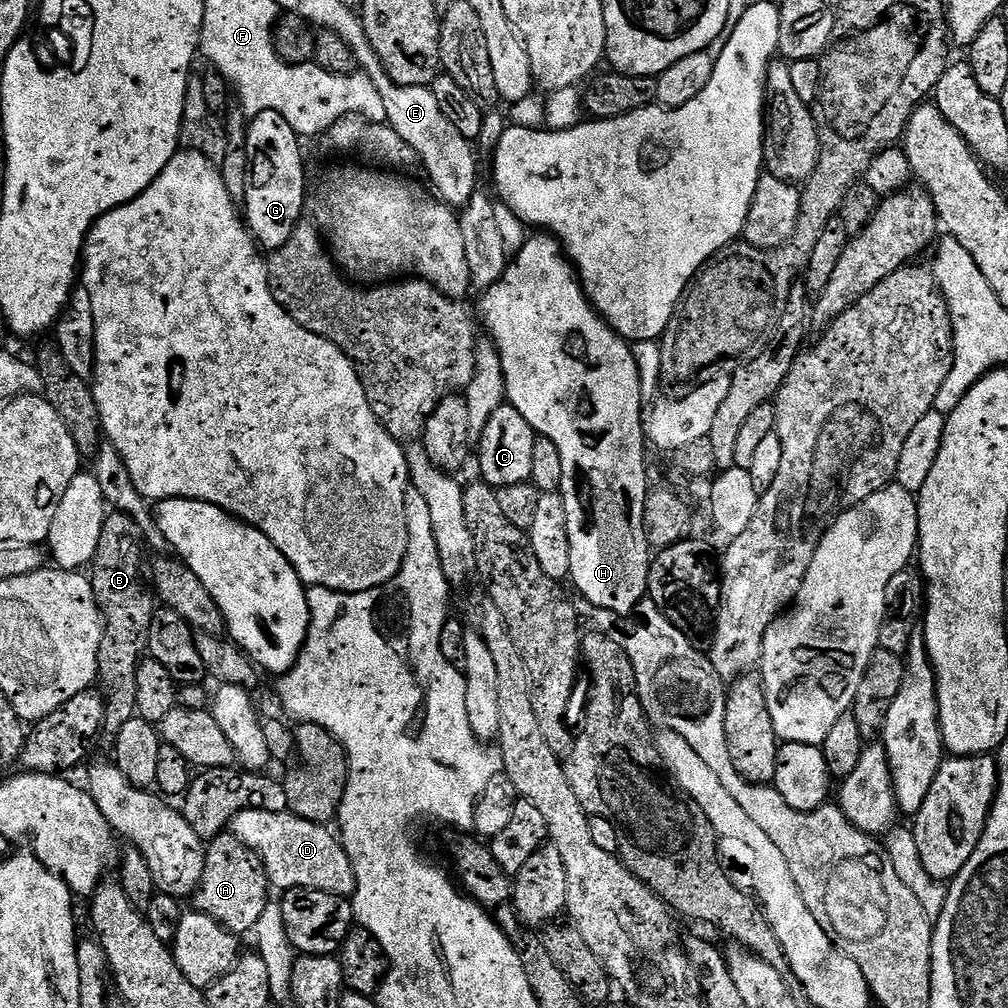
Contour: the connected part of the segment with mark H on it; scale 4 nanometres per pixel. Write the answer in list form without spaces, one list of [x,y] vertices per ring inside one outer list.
[[[551,234],[532,235],[525,239],[524,245],[509,259],[508,267],[502,274],[501,280],[483,293],[484,301],[480,304],[480,312],[484,315],[485,326],[488,327],[487,335],[500,355],[508,391],[507,403],[516,407],[518,414],[522,414],[522,418],[530,422],[537,436],[552,439],[558,448],[559,457],[562,458],[562,482],[559,494],[566,506],[566,530],[570,534],[570,584],[573,584],[594,607],[628,618],[635,613],[641,600],[645,599],[650,563],[650,545],[646,527],[646,509],[650,504],[650,483],[648,484],[648,464],[644,461],[646,420],[642,412],[640,416],[640,368],[636,365],[635,354],[628,349],[631,348],[629,341],[623,336],[616,335],[615,330],[600,317],[599,312],[589,302],[567,255],[562,251],[560,241]]]

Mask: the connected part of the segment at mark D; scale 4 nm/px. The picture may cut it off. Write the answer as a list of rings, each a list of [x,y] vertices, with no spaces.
[[[246,810],[232,819],[230,832],[235,839],[241,840],[251,852],[256,853],[264,863],[269,885],[273,889],[287,890],[289,888],[313,888],[326,890],[335,896],[351,898],[356,893],[356,879],[350,858],[343,844],[335,835],[328,833],[323,824],[306,822],[306,818],[298,818],[291,812],[267,812],[266,810]]]

